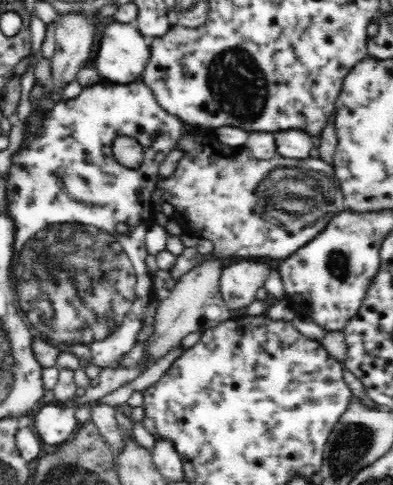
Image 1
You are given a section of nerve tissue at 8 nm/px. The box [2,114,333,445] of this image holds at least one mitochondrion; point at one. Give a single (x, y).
(83, 289)

